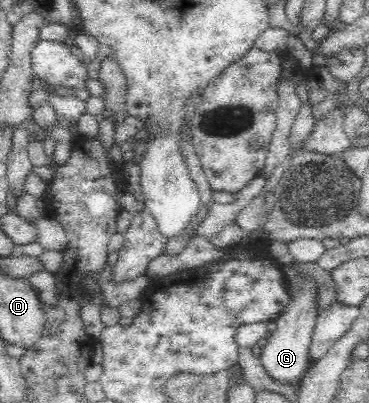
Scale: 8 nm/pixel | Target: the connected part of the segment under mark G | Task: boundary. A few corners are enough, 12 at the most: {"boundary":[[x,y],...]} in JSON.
{"boundary":[[303,284],[261,344],[263,370],[293,387],[309,368],[316,291]]}

